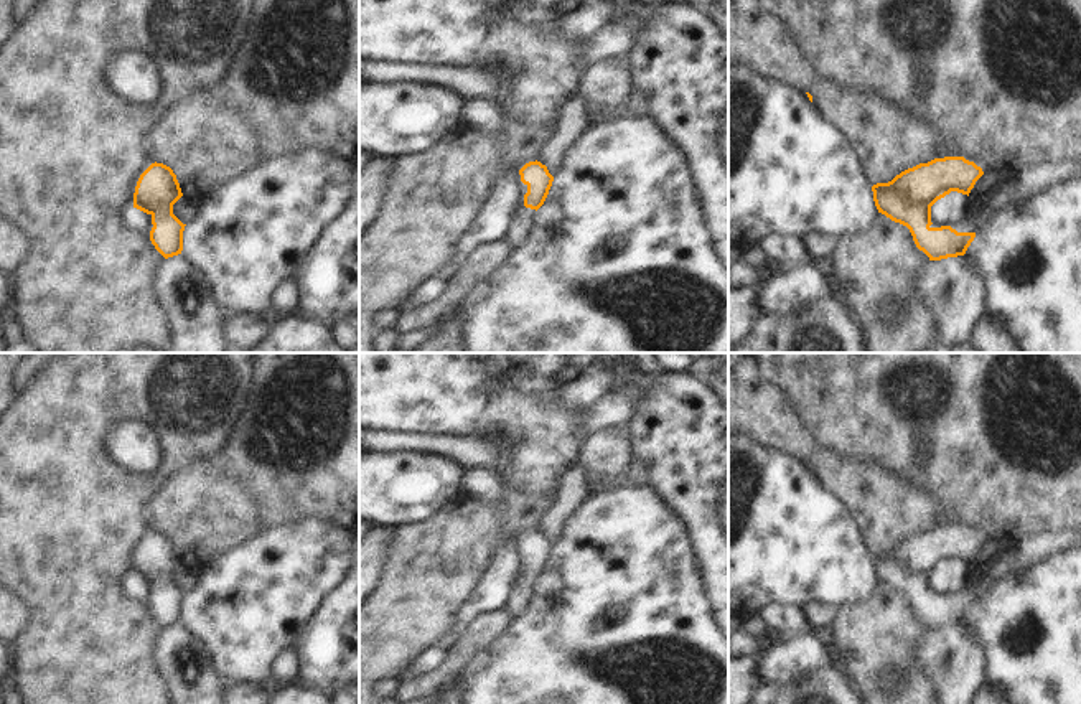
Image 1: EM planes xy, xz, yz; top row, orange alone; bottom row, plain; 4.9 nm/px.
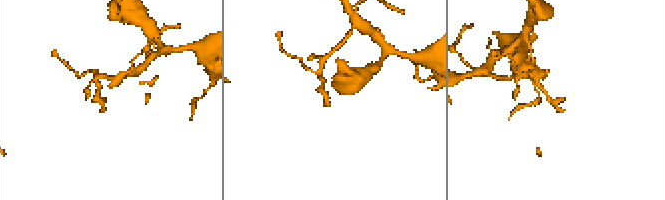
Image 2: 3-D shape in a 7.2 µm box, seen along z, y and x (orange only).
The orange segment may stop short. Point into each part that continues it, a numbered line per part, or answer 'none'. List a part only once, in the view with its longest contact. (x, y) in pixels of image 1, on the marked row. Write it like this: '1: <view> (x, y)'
1: yz (1030, 183)

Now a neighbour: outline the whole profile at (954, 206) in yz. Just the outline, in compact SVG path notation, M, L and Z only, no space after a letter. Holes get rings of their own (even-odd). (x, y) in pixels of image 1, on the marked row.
M951 191L931 206L931 218L938 223L959 223L976 211L967 195Z

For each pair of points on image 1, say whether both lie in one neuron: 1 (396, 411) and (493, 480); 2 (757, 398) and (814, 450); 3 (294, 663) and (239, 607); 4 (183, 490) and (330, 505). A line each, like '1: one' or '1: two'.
1: two
2: one
3: two
4: one

